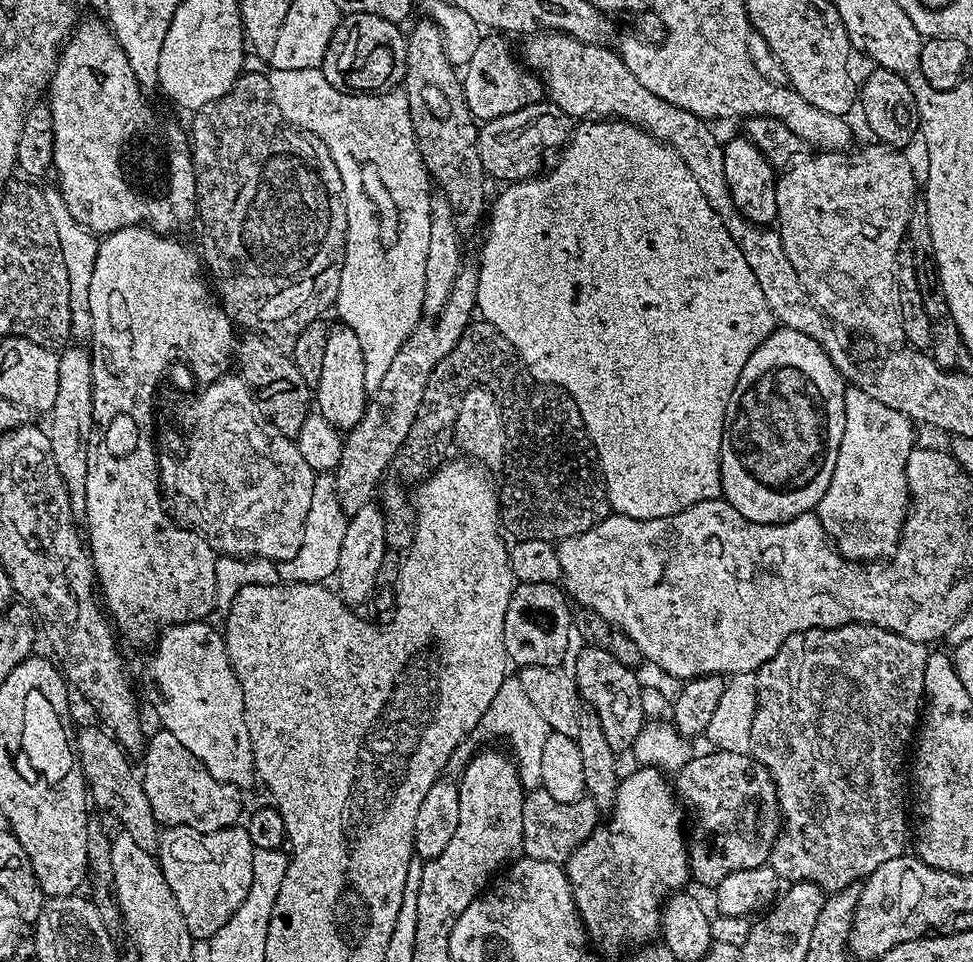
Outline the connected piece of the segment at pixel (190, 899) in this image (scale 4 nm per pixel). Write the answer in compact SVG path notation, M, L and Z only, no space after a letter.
M167 826L160 832L158 859L164 880L170 886L192 932L193 941L207 942L246 902L254 878L254 854L247 827L233 826L203 832L194 826Z

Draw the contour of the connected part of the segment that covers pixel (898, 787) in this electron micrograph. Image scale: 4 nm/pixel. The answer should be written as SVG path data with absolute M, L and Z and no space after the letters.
M843 624L841 628L811 628L805 632L794 634L782 642L778 654L765 662L760 671L755 673L757 689L757 708L752 720L751 755L762 762L776 783L776 793L780 803L782 827L776 837L770 866L776 871L781 881L801 884L803 880L816 884L825 893L837 892L851 884L860 884L867 880L882 862L890 862L890 858L905 855L904 839L909 839L910 824L904 813L904 772L906 776L906 760L904 751L909 751L922 716L924 700L924 675L929 649L918 642L910 642L910 638L902 638L885 628L873 624Z

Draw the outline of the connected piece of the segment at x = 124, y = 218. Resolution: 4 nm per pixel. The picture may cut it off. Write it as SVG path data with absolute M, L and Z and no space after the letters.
M81 19L76 25L75 31L68 37L60 54L60 61L56 63L56 69L52 80L48 84L46 103L52 115L54 128L54 154L52 155L52 168L56 172L55 183L64 199L66 210L82 227L93 234L107 234L116 232L120 228L129 226L143 226L161 234L180 234L188 223L195 221L198 216L198 199L196 197L196 167L192 164L192 149L190 136L184 132L172 120L163 120L156 113L154 105L148 101L149 93L141 88L138 78L134 78L134 70L130 68L130 62L122 50L122 46L116 41L116 35L108 27L103 19Z

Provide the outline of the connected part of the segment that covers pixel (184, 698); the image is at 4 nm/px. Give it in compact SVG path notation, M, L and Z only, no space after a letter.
M195 620L189 624L165 627L155 644L152 657L144 664L143 699L152 703L152 708L160 719L159 727L174 734L174 738L178 738L178 742L182 742L182 746L186 746L186 750L190 750L190 754L194 754L194 758L198 758L198 762L202 762L202 766L206 766L206 770L214 778L233 784L241 790L247 790L252 783L255 785L258 777L250 730L246 730L242 686L232 669L223 635L217 629L215 632L208 622Z

